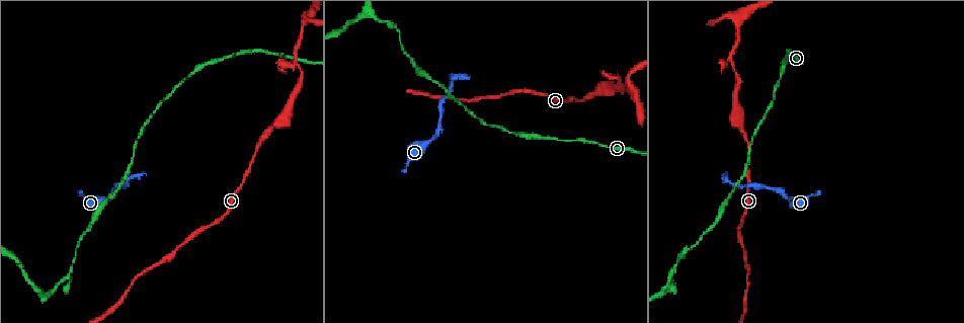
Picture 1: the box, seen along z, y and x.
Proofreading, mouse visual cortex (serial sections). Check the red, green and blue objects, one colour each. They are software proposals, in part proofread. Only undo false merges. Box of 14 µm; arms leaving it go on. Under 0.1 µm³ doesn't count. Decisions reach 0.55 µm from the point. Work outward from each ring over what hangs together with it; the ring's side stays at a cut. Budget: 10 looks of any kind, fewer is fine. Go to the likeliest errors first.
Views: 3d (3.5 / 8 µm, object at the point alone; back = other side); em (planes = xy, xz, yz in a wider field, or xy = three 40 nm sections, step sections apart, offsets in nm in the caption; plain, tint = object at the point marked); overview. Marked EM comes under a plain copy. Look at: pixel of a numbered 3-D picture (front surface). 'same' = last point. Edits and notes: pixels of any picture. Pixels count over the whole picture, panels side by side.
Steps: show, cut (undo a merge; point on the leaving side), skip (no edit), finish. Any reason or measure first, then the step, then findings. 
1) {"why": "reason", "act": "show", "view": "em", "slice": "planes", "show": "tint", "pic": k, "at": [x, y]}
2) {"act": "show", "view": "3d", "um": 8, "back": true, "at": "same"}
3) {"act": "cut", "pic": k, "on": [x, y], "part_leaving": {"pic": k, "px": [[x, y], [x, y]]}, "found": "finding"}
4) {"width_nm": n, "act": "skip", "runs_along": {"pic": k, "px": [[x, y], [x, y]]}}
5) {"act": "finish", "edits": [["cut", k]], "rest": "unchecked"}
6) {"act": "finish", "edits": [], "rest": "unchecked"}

{"why": "three arms meet", "act": "show", "view": "3d", "um": 8, "pic": 1, "at": [371, 15]}

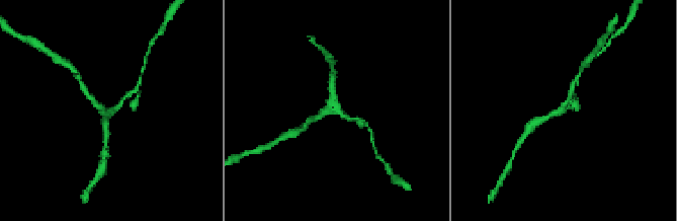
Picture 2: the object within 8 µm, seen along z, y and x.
{"act": "show", "view": "3d", "um": 3.5, "pic": 2, "at": [338, 111]}

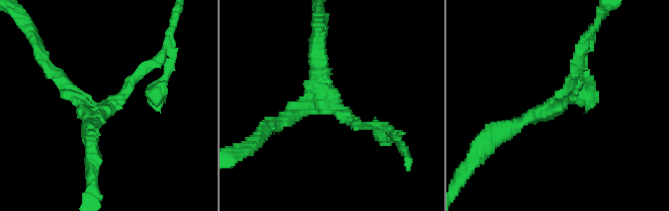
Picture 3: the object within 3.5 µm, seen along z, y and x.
{"why": "need the tissue", "act": "show", "view": "em", "slice": "planes", "show": "tint", "pic": 3, "at": [100, 106]}

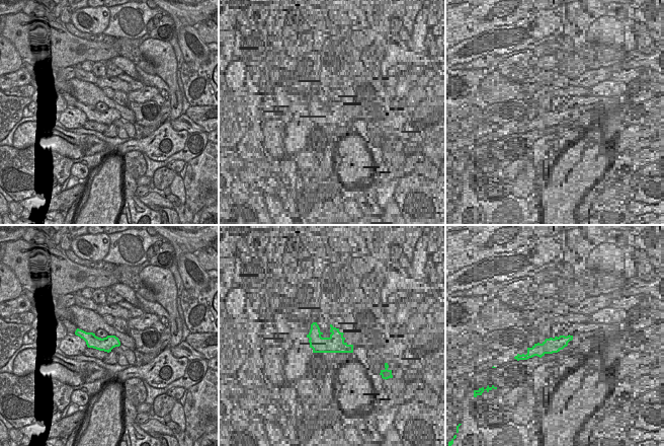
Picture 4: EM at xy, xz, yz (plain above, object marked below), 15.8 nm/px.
{"act": "skip", "runs_along": {"pic": 4, "px": [[78, 331], [96, 343], [116, 344]]}, "found": "one cell here"}

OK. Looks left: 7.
{"why": "sudden change in width", "act": "show", "view": "3d", "um": 3.5, "pic": 1, "at": [431, 137]}

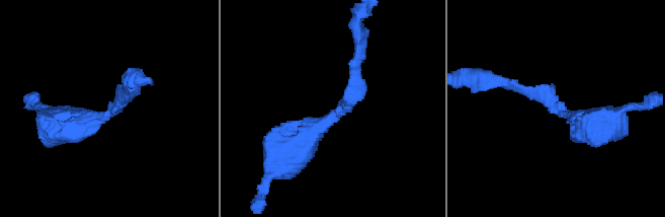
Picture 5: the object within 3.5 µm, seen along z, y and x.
{"why": "need the tissue", "act": "show", "view": "em", "slice": "planes", "show": "tint", "pic": 5, "at": [564, 115]}

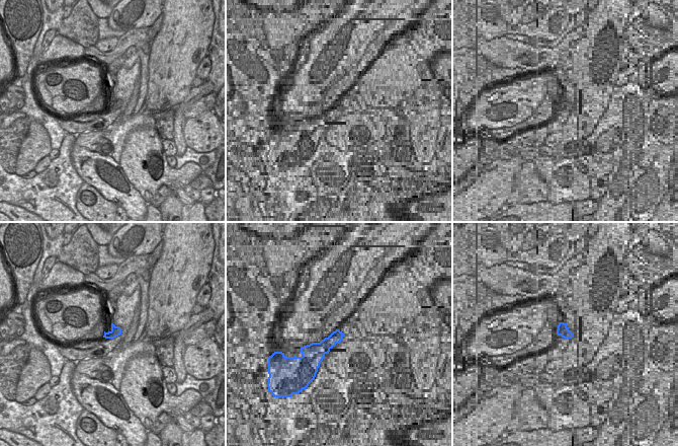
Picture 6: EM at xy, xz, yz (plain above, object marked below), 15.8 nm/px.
{"arm_widths_nm": [150, 500], "act": "skip", "runs_along": {"pic": 5, "px": [[284, 152], [343, 111], [355, 64]]}, "found": "all the same cell"}

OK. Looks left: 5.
{"why": "thick turns thin", "act": "show", "view": "3d", "um": 3.5, "pic": 1, "at": [598, 92]}

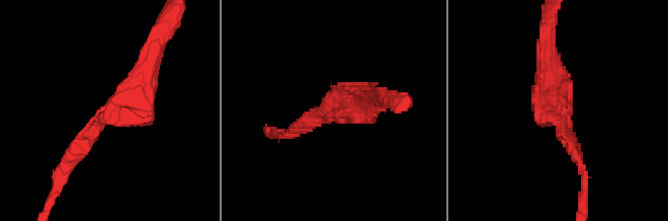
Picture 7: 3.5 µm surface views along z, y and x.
{"act": "skip", "found": "continuous, no second cell"}

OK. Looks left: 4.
{"why": "three arms meet", "act": "show", "view": "3d", "um": 8, "back": true, "pic": 1, "at": [739, 19]}

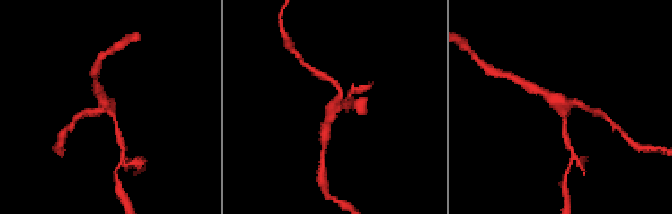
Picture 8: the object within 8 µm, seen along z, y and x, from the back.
{"act": "show", "view": "3d", "um": 3.5, "pic": 8, "at": [564, 107]}

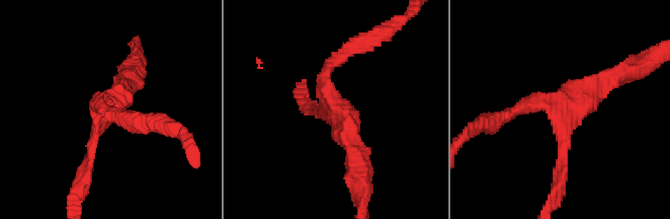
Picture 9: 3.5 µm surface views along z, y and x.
{"arm_widths_nm": [150, 200, 300], "act": "skip", "runs_along": {"pic": 9, "px": [[562, 175], [562, 116], [613, 75]]}, "found": "all the same cell"}

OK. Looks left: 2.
{"act": "finish", "edits": [], "rest": "unchecked"}

